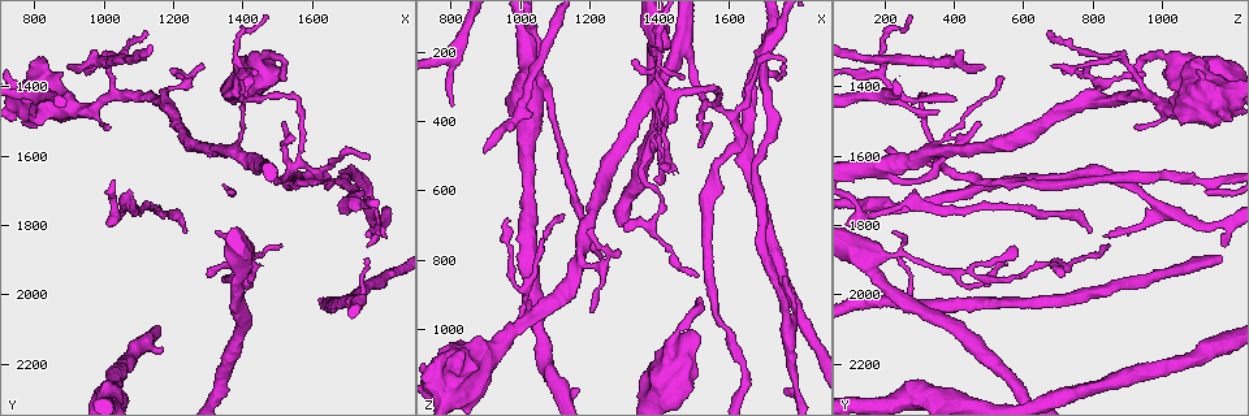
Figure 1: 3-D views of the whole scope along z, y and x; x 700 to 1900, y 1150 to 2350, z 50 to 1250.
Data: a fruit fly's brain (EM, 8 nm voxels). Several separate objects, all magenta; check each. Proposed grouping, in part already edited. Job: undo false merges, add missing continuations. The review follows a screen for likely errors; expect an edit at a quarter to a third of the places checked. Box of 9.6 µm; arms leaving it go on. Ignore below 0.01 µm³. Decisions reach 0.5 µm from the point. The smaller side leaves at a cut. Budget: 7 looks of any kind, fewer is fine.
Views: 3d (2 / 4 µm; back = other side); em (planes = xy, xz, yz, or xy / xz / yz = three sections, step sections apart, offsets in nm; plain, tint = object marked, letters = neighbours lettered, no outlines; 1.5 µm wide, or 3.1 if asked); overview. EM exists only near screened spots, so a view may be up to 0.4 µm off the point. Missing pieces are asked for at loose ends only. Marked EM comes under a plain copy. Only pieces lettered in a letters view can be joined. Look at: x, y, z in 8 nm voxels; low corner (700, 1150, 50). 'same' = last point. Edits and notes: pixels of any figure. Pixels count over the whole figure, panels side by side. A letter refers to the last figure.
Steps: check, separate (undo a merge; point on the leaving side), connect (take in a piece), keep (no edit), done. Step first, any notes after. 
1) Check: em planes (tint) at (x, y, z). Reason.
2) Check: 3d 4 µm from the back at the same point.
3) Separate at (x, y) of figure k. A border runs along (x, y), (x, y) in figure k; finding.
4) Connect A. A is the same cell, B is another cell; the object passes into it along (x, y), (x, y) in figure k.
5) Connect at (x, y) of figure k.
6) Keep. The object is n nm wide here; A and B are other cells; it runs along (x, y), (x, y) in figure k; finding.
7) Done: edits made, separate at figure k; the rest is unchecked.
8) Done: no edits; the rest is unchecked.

Check: 3d 2 µm at (1760, 1840, 830). Branch stops here.

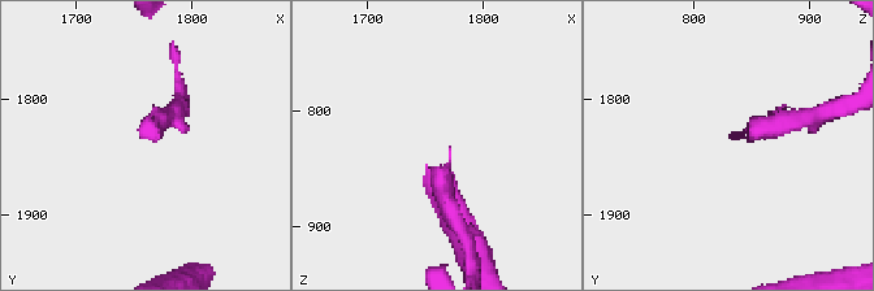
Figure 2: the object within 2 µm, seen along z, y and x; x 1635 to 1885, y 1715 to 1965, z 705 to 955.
Check: em planes (letters) at (1772, 1834, 834).

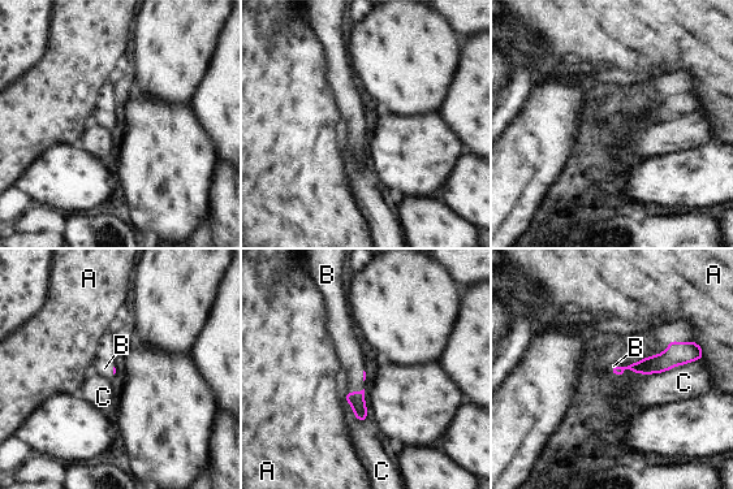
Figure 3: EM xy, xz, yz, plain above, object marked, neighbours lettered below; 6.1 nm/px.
Connect B. B is the same cell, A and C are other cells; the object passes into it along (356, 398), (356, 392), (349, 355) in figure 3; the cell continues.

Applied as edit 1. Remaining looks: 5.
Check: overview.

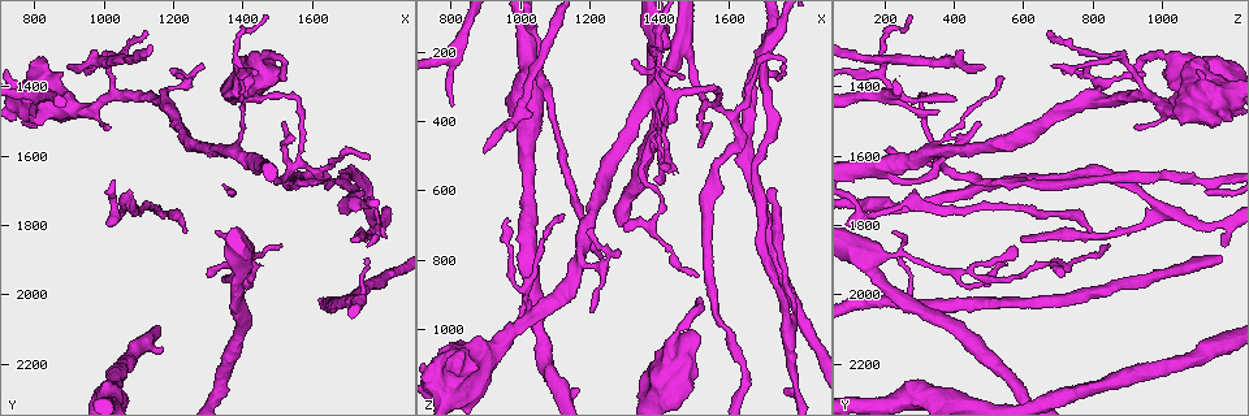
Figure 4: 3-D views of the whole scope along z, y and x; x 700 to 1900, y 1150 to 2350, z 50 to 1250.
Check: 3d 2 µm at (1770, 1900, 240). An open end.

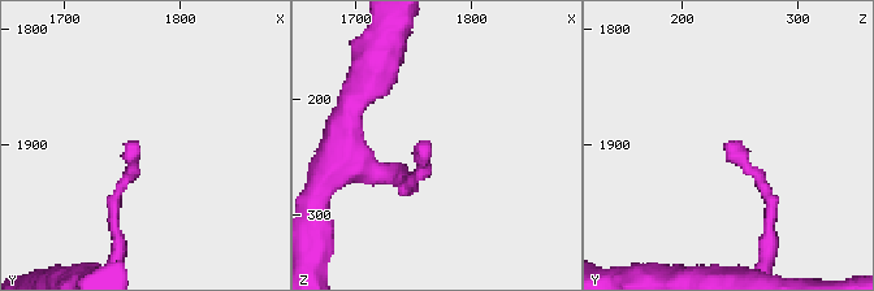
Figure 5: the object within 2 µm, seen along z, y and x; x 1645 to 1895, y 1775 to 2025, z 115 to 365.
Check: em xz step 8 (tint) at (1764, 1898, 240).

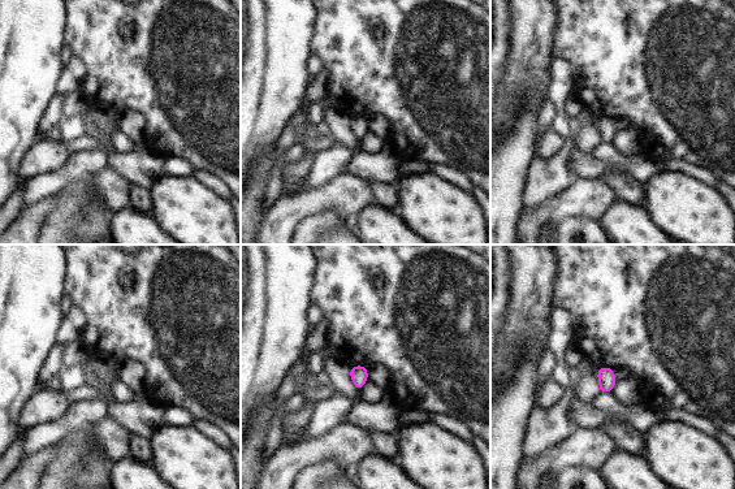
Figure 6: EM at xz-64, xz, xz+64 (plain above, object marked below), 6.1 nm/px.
Check: em planes (letters) at the same point.

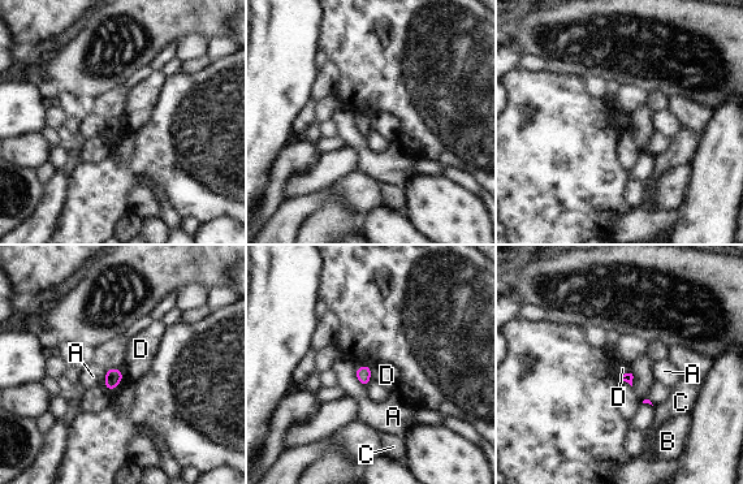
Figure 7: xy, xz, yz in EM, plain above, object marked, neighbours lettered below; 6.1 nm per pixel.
Keep. The longest contact is with A, 130 nm; A, B, C and D are other cells; none of them fits.

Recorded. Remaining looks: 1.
Done: edits made, connect at figure 3; the rest is unchecked.

